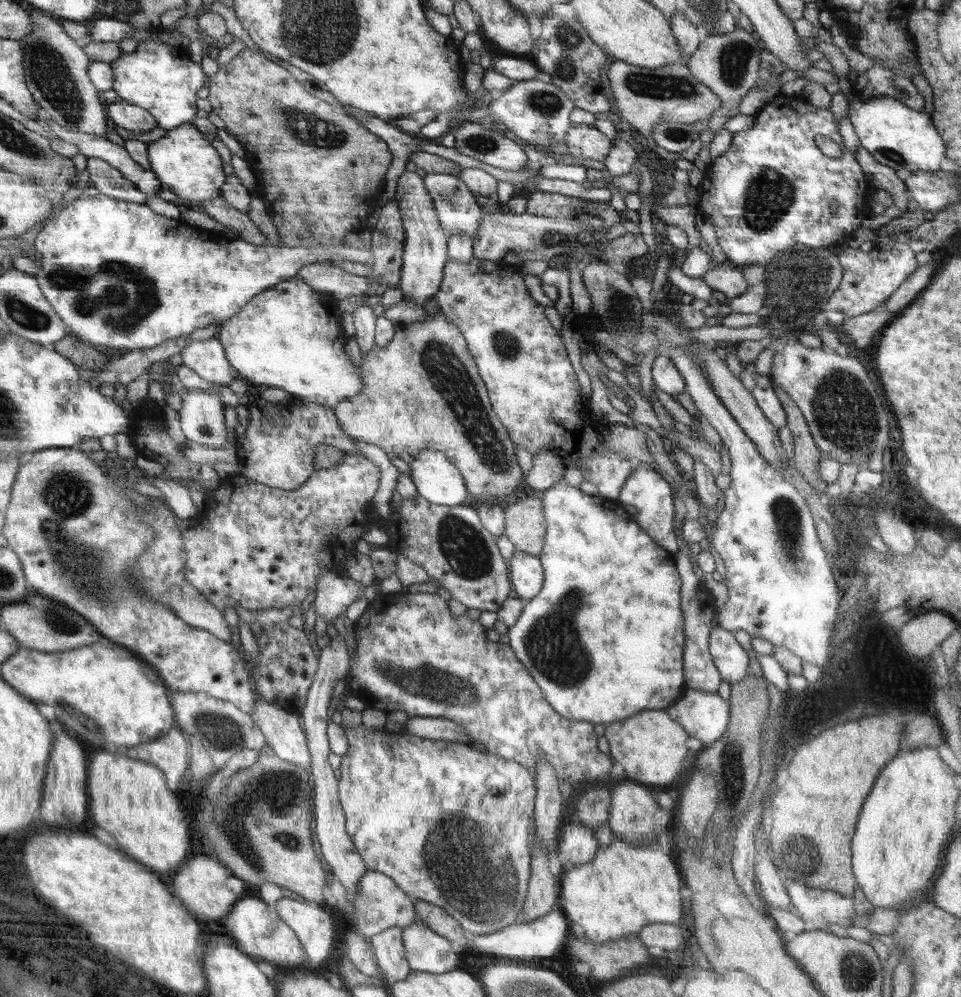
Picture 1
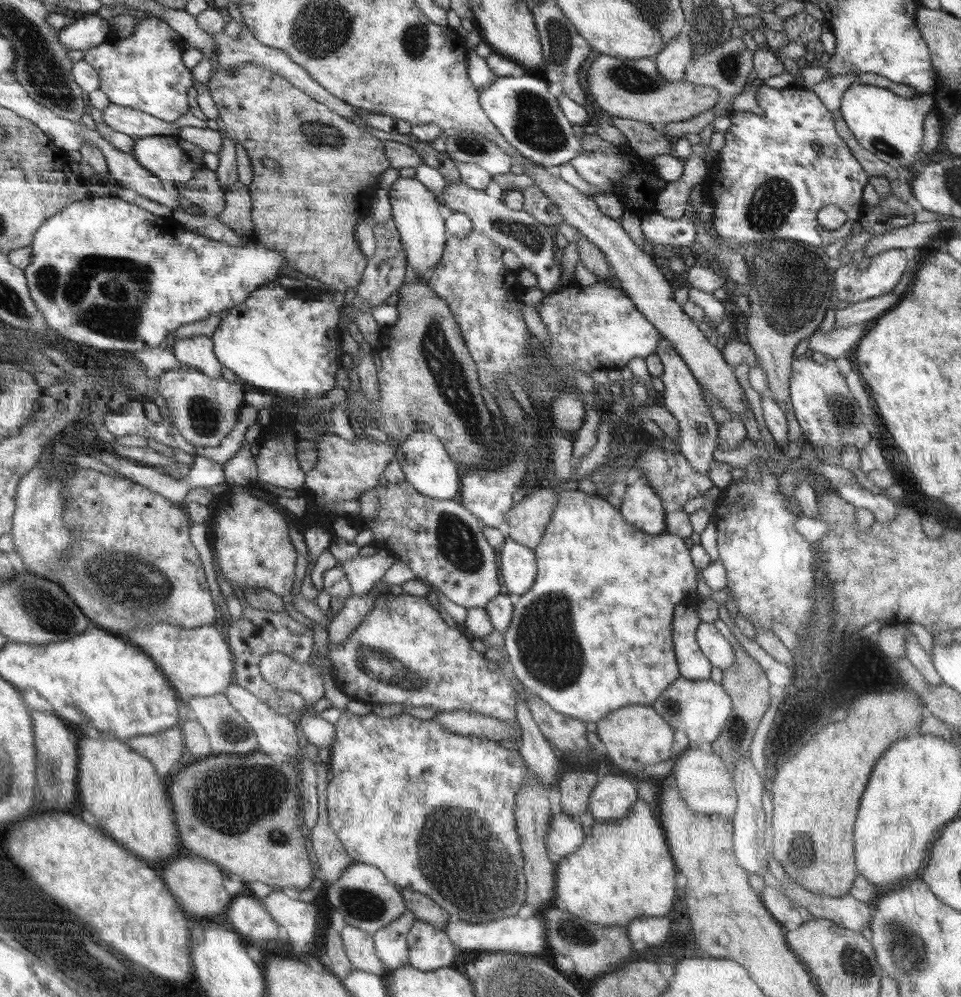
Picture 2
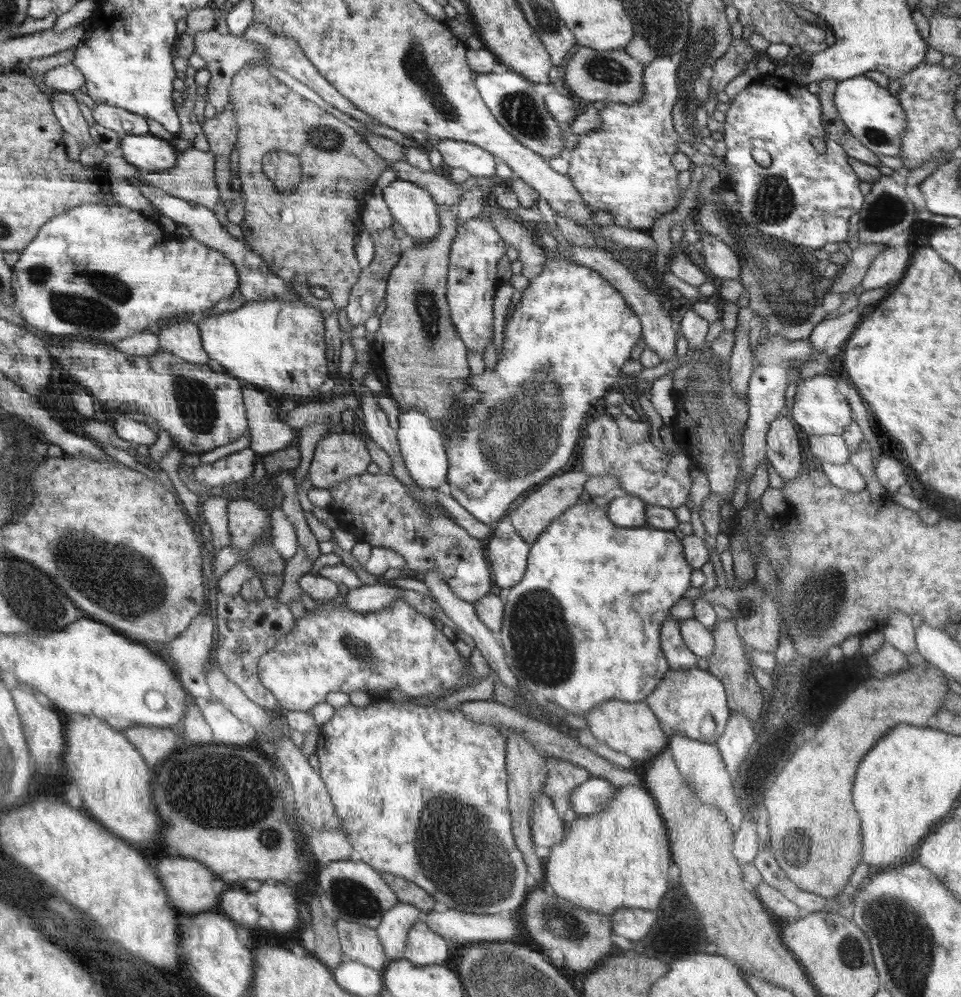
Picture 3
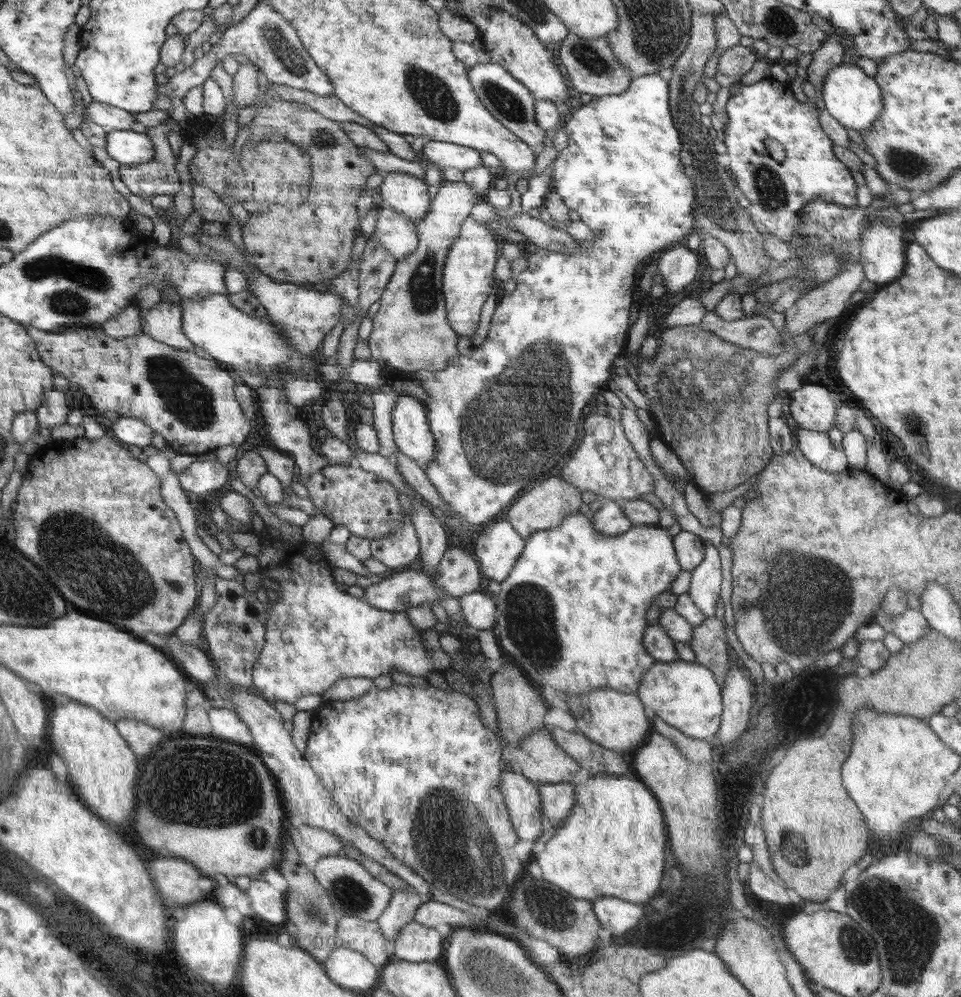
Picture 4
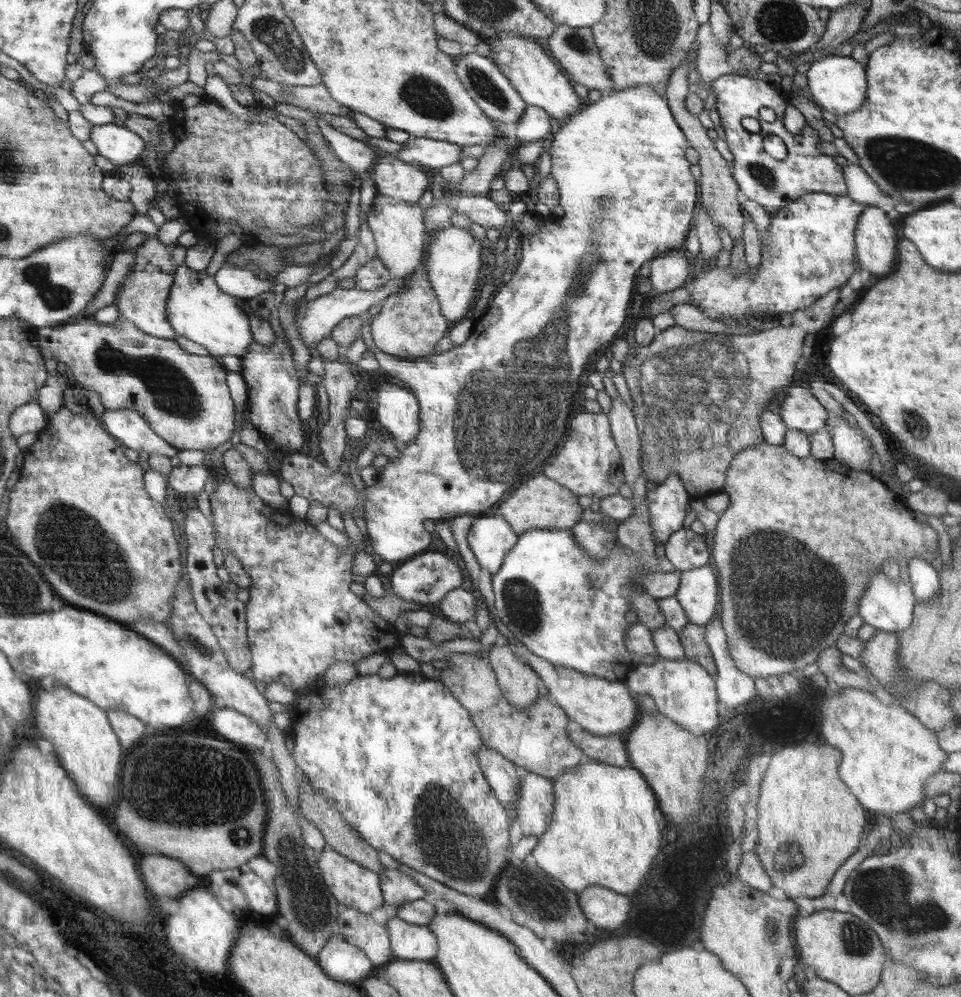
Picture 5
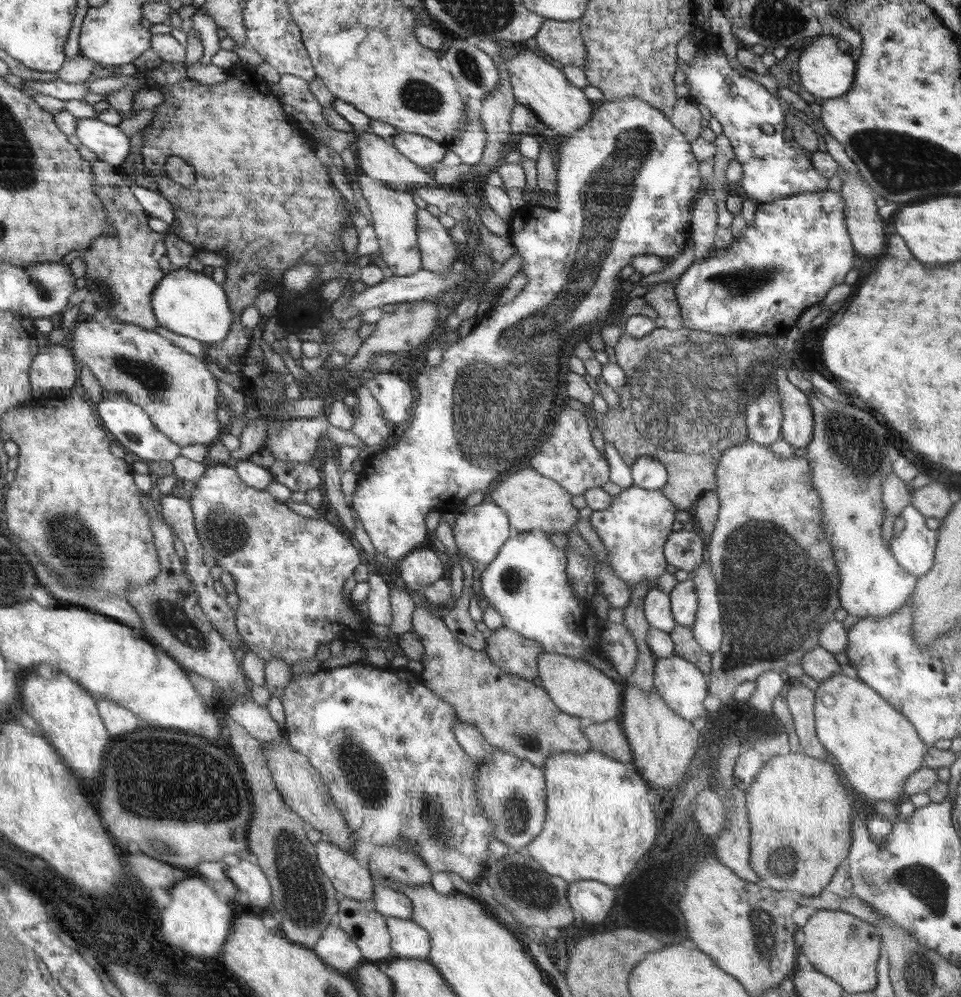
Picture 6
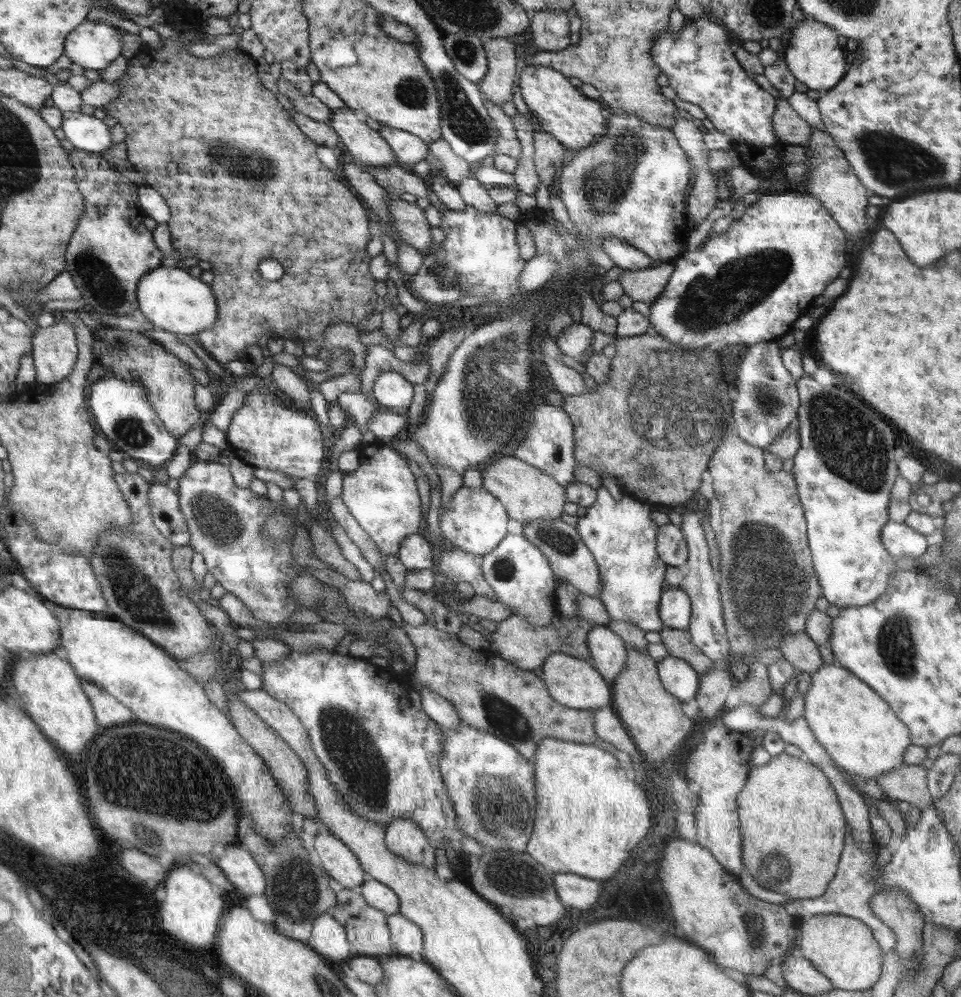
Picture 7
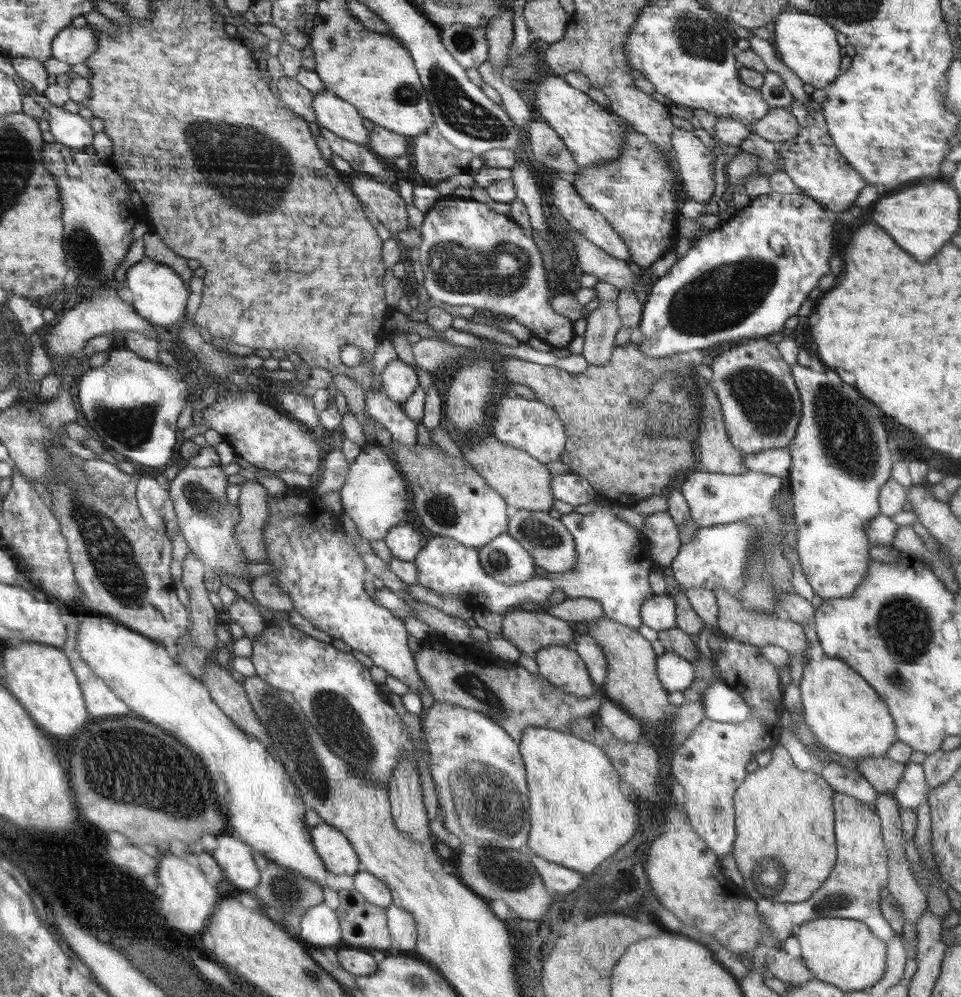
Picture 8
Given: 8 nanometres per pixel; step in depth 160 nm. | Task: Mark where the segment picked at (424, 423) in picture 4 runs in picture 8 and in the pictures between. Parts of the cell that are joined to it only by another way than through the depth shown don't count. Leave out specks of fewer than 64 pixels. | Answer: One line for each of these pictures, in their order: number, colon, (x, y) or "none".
5: (398, 410)
6: (396, 397)
7: (392, 391)
8: (399, 380)

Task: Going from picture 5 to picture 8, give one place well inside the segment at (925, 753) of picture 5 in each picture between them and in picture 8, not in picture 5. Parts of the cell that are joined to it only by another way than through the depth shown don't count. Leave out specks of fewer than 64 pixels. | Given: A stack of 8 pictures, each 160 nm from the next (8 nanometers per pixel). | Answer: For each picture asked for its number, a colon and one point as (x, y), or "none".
6: (876, 747)
7: (860, 731)
8: (846, 714)

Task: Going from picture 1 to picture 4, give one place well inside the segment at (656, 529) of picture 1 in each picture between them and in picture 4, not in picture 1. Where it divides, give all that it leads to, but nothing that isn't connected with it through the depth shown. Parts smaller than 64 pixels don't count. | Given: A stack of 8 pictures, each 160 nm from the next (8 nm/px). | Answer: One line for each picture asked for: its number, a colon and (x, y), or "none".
2: (642, 508)
3: (627, 511)
4: (610, 520)

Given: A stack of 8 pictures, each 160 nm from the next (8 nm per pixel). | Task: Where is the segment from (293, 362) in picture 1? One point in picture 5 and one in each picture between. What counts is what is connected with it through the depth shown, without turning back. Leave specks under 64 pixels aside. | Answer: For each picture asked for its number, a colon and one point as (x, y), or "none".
2: (277, 340)
3: (278, 345)
4: (247, 344)
5: (198, 310)

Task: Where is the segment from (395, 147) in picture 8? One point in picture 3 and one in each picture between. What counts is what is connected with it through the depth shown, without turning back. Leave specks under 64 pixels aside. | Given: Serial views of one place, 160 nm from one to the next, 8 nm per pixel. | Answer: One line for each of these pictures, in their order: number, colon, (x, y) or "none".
3: (479, 162)
4: (441, 154)
5: (433, 153)
6: (423, 151)
7: (408, 149)

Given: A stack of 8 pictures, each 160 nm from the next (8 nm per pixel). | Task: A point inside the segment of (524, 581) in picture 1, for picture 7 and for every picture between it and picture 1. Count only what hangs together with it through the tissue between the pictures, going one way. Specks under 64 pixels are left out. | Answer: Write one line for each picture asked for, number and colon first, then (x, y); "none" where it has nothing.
2: (518, 562)
3: (508, 552)
4: (498, 546)
5: (490, 537)
6: (480, 531)
7: (475, 520)

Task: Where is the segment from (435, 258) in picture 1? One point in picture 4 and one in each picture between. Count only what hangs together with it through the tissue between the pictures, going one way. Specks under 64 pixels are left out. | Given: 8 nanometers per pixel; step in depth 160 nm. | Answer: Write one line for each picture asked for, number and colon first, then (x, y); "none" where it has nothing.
2: (419, 217)
3: (413, 207)
4: (408, 194)

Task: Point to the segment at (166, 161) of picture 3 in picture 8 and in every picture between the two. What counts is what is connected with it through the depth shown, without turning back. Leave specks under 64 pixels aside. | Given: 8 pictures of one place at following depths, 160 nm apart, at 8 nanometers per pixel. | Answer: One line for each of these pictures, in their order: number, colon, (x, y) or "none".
4: (128, 148)
5: (121, 146)
6: (110, 144)
7: (87, 133)
8: (72, 130)

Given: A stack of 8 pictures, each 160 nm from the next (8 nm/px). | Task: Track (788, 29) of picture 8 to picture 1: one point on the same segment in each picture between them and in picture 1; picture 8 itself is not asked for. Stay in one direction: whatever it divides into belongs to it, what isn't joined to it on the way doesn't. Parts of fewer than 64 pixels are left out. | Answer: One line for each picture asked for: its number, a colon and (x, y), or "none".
1: (897, 136)
2: (890, 126)
3: (874, 116)
4: (853, 98)
5: (838, 83)
6: (826, 71)
7: (812, 53)

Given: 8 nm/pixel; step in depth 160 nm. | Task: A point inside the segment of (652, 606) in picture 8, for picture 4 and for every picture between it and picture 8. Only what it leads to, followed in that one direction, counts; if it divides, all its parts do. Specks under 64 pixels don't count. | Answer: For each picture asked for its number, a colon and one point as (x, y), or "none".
4: (705, 589)
5: (698, 594)
6: (683, 603)
7: (674, 610)

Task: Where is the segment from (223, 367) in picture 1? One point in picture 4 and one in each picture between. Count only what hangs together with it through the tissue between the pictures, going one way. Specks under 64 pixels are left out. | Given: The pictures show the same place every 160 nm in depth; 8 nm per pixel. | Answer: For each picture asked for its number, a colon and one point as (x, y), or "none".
2: (197, 352)
3: (184, 339)
4: (164, 321)

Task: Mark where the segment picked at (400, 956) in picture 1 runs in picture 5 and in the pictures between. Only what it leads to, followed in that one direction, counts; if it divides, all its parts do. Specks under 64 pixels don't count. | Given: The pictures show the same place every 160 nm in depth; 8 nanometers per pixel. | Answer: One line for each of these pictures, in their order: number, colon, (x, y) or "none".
2: (391, 942)
3: (393, 931)
4: (403, 905)
5: (398, 887)

